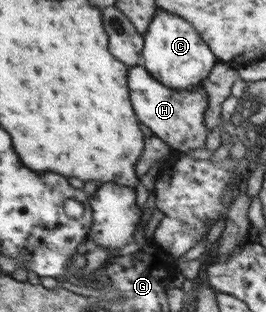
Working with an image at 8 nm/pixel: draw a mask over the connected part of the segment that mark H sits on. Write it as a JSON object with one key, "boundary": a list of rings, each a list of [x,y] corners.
{"boundary":[[[142,65],[128,68],[127,83],[137,119],[162,139],[170,149],[183,153],[206,147],[208,131],[204,121],[209,107],[209,98],[203,86],[192,90],[175,91],[159,83]]]}

